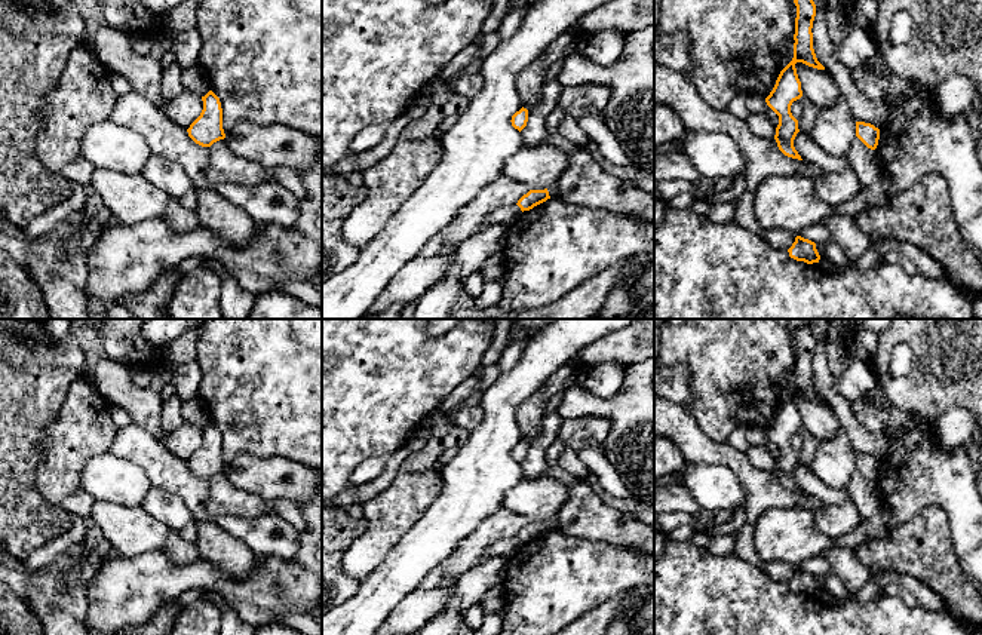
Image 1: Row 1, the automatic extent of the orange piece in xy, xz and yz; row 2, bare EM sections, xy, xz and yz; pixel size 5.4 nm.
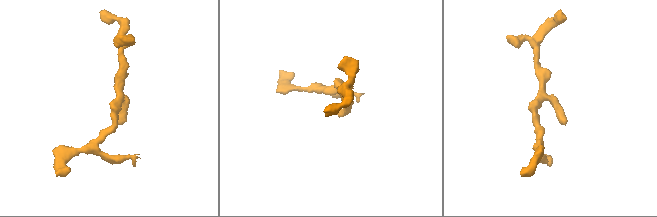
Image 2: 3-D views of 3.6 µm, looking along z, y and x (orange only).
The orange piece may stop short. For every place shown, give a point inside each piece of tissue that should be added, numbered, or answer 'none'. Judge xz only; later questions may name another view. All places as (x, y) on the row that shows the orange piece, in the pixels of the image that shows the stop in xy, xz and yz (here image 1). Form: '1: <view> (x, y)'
none

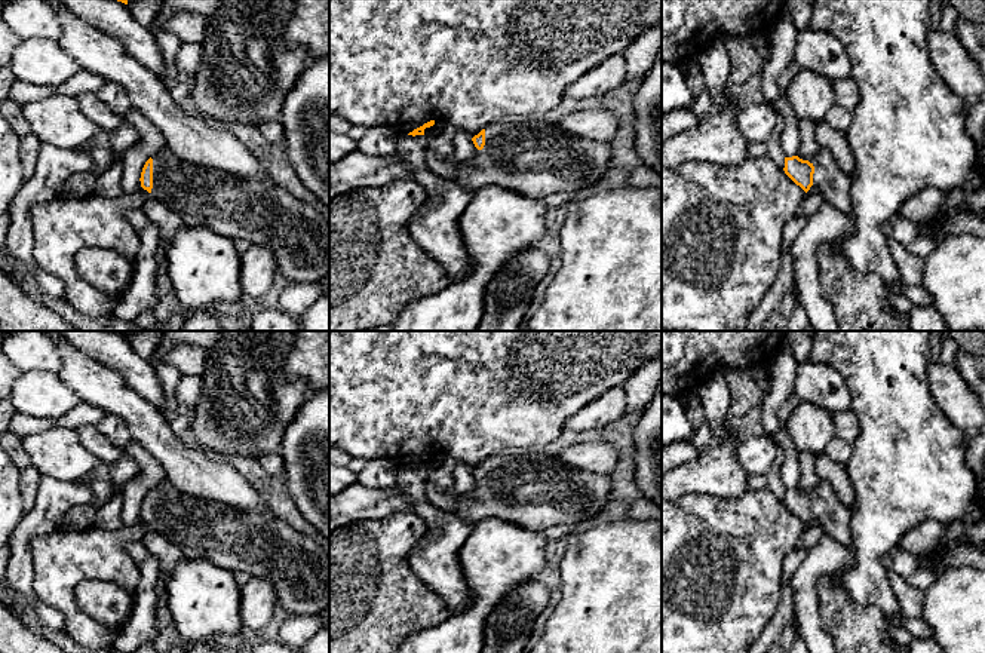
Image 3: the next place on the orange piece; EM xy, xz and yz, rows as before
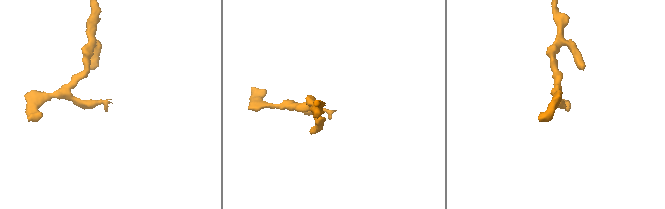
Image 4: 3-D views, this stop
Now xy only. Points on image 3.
1: xy (263, 214)

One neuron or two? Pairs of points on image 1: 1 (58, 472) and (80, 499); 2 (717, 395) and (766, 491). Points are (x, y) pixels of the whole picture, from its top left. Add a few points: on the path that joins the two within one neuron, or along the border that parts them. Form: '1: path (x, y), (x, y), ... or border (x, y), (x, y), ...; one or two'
1: border (79, 487), (63, 500), (61, 508); two
2: border (696, 422), (706, 435), (726, 442); two

